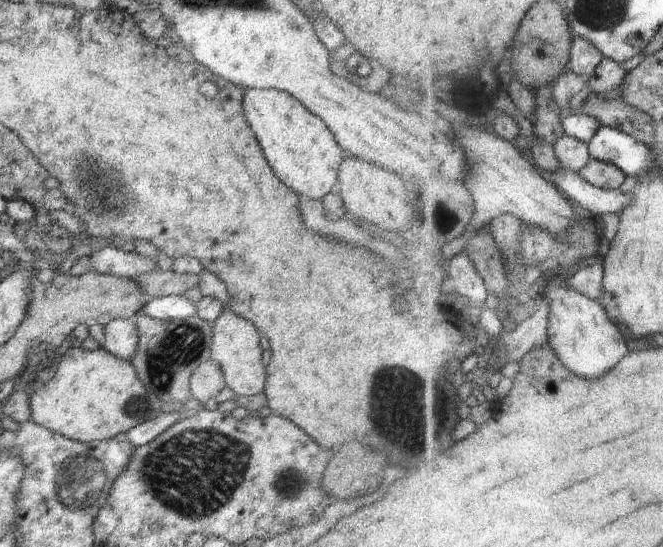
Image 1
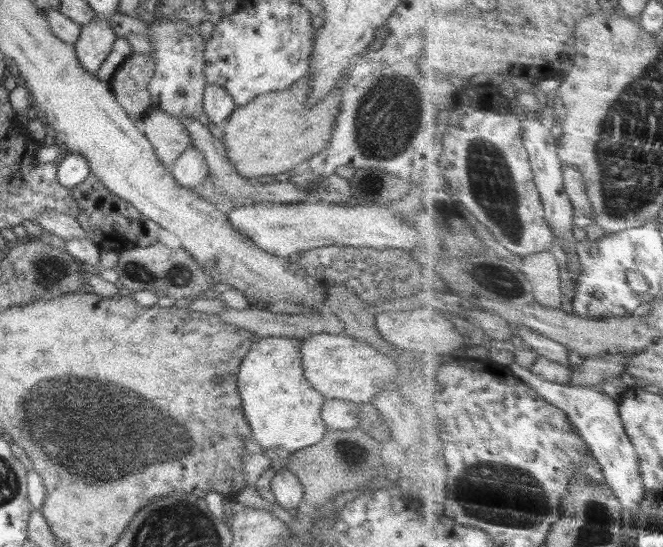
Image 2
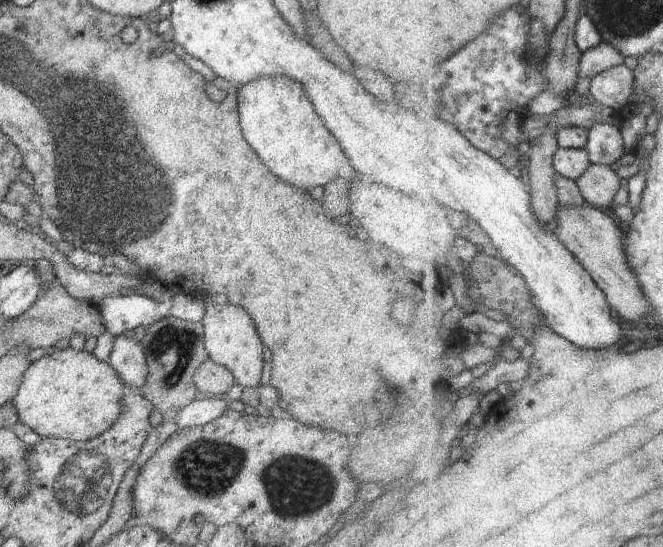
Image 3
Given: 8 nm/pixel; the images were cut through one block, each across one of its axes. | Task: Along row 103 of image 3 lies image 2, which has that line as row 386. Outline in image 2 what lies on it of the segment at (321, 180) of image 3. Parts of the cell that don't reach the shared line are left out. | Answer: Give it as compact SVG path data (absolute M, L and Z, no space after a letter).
M258 337L242 359L237 376L238 392L242 398L242 412L250 426L252 439L264 450L263 454L275 457L272 467L282 469L286 454L308 448L322 440L327 426L322 420L322 396L306 380L300 340L288 337Z

